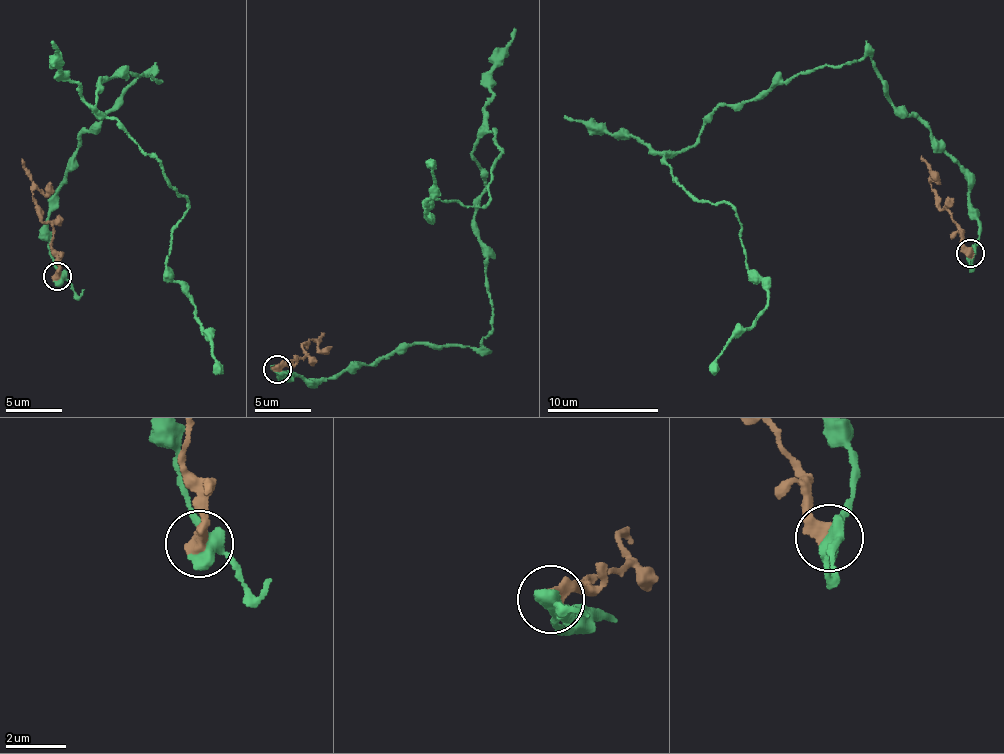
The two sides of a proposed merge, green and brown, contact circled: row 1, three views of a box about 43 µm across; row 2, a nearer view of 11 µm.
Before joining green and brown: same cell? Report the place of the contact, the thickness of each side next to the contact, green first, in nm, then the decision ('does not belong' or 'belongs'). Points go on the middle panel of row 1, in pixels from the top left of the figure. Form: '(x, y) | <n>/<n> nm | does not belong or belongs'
(277, 369) | 480/500 nm | does not belong

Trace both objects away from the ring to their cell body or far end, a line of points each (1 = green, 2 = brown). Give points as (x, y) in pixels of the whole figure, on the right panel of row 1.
1: (971, 253), (970, 182), (869, 53), (721, 105), (664, 156), (728, 203), (768, 292), (710, 372)
2: (971, 253), (958, 222), (939, 206), (939, 195), (930, 186), (930, 167), (920, 156)

